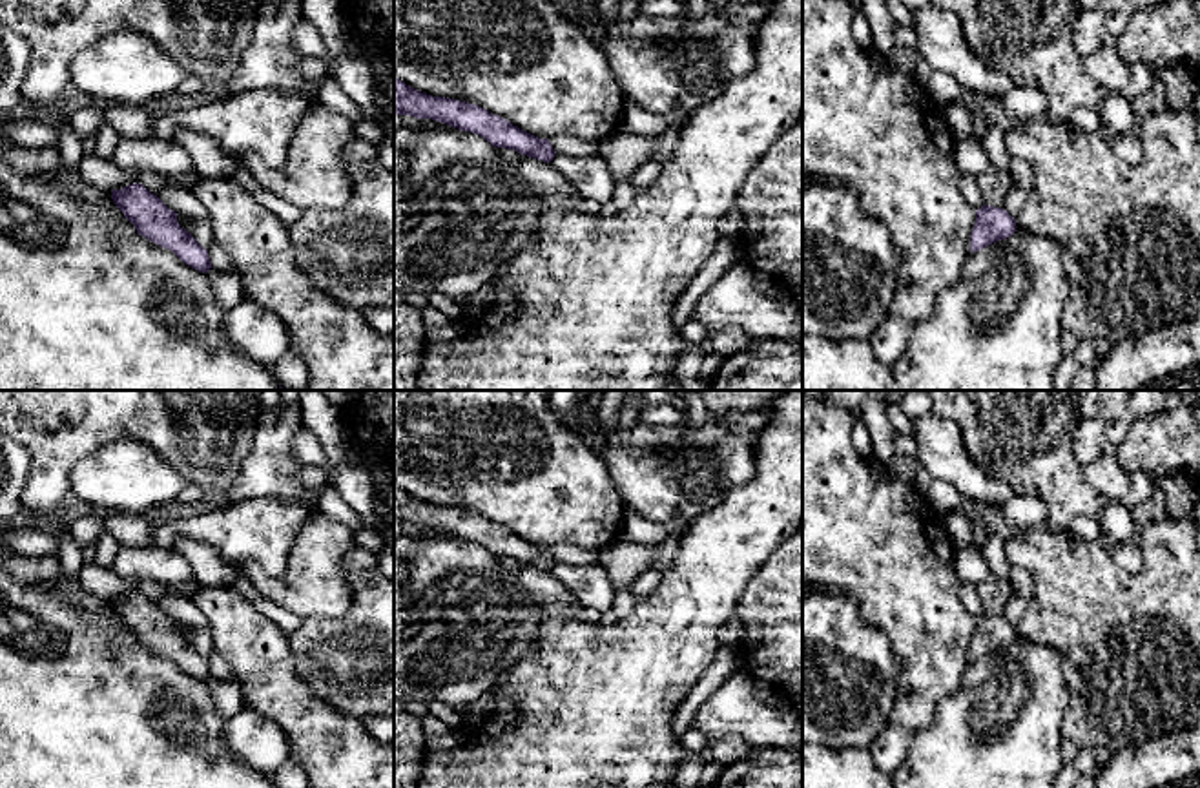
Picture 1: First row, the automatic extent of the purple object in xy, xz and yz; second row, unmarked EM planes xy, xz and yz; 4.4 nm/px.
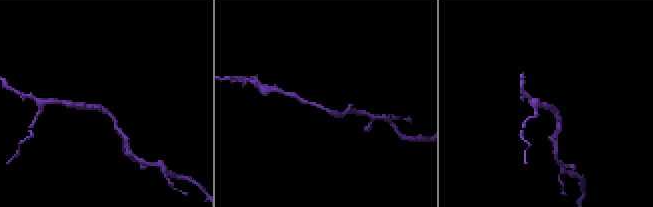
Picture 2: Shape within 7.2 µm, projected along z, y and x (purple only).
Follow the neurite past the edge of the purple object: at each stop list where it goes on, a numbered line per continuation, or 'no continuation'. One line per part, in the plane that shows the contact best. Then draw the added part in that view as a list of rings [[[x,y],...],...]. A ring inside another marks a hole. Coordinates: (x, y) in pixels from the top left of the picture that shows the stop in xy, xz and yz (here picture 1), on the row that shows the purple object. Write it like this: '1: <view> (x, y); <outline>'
no continuation

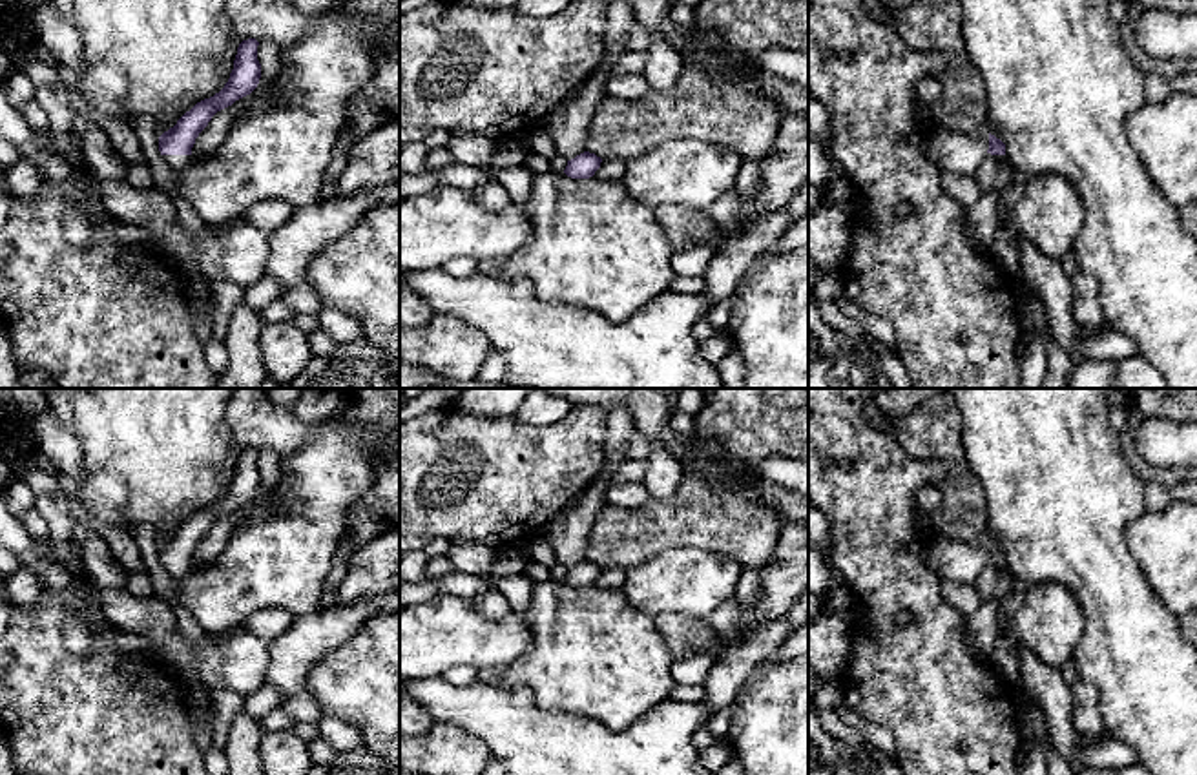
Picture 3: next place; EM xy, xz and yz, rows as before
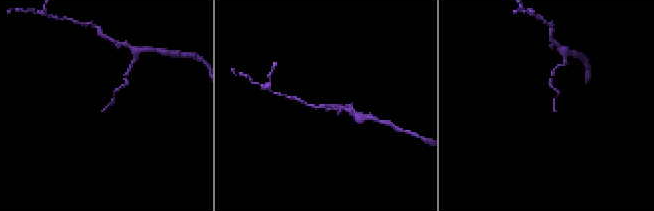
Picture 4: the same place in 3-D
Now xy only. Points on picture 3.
1: xy (179, 163); [[[162,155],[162,157],[175,173],[182,173],[193,164],[192,155]]]

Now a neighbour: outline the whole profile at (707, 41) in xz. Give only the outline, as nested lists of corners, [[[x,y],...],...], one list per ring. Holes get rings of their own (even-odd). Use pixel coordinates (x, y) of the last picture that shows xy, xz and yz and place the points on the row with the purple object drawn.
[[[697,24],[692,27],[686,27],[688,35],[692,38],[692,44],[699,47],[701,51],[712,51],[724,58],[748,58],[744,55],[735,53],[728,42],[715,31],[708,31],[699,27]]]

